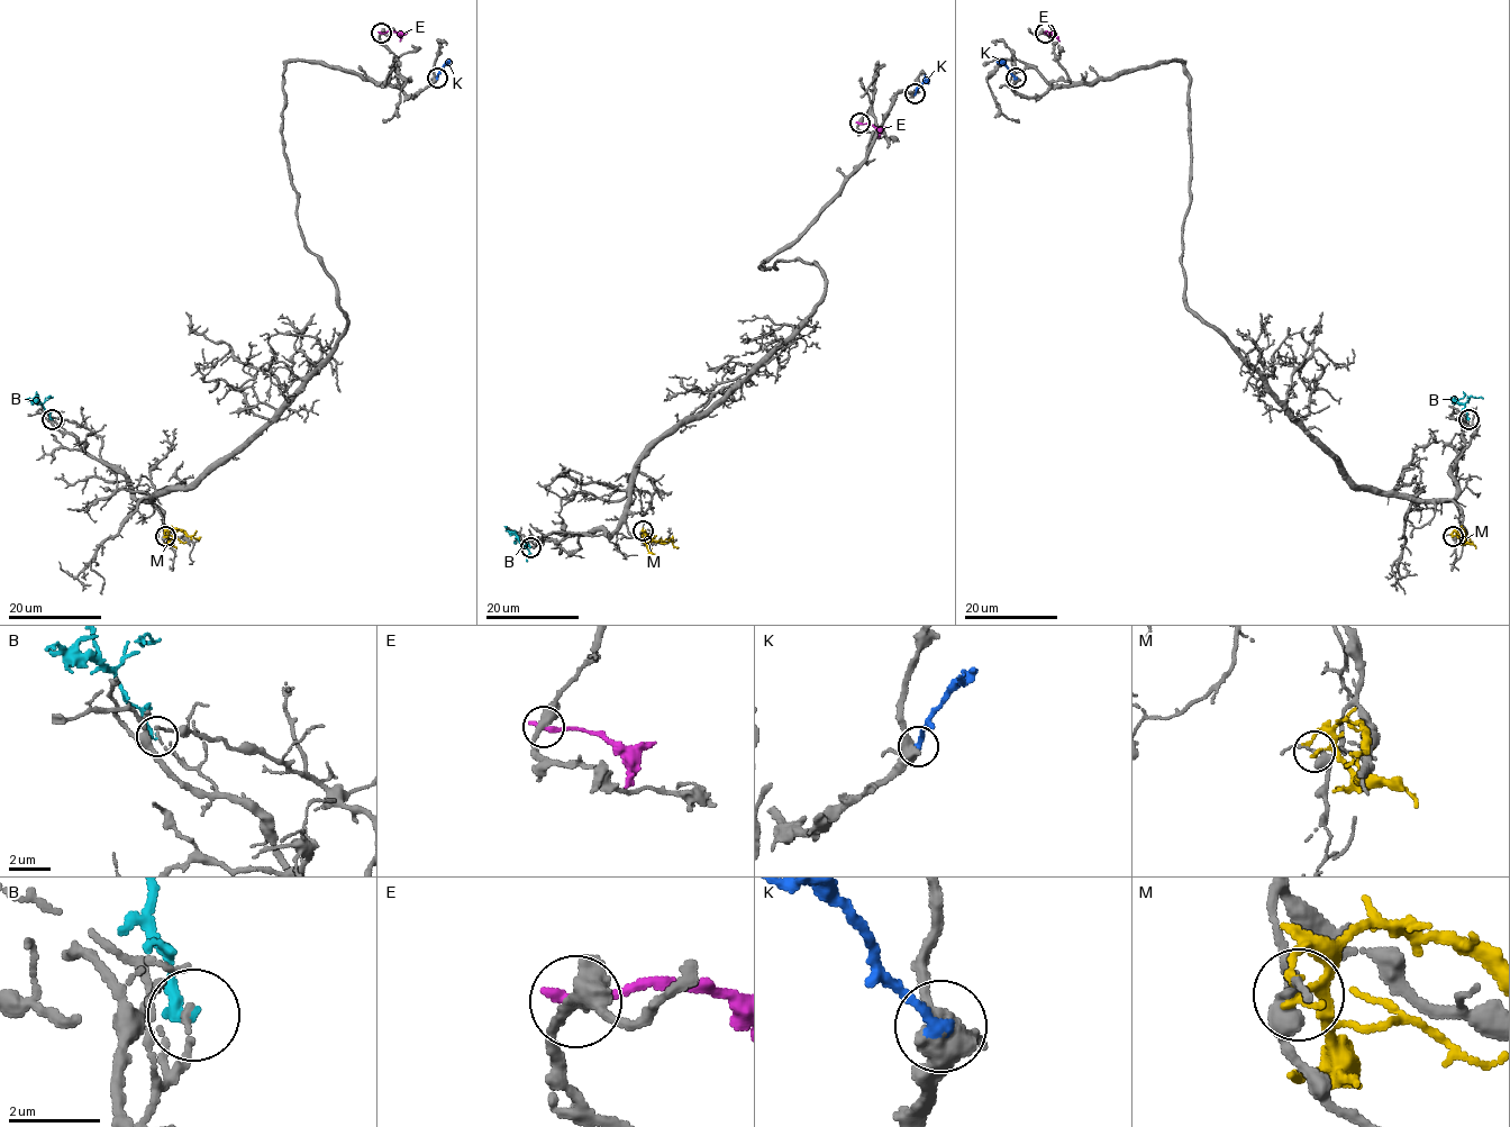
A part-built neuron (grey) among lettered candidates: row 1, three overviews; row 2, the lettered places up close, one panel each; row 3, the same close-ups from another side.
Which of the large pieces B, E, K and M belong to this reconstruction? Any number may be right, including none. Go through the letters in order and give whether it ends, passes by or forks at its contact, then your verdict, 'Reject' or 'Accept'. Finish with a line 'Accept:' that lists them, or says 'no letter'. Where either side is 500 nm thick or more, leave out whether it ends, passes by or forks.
B: It ends there. Reject
E: It ends there. Reject
K: It ends there. Accept
M: It ends there. Reject
Accept: K

